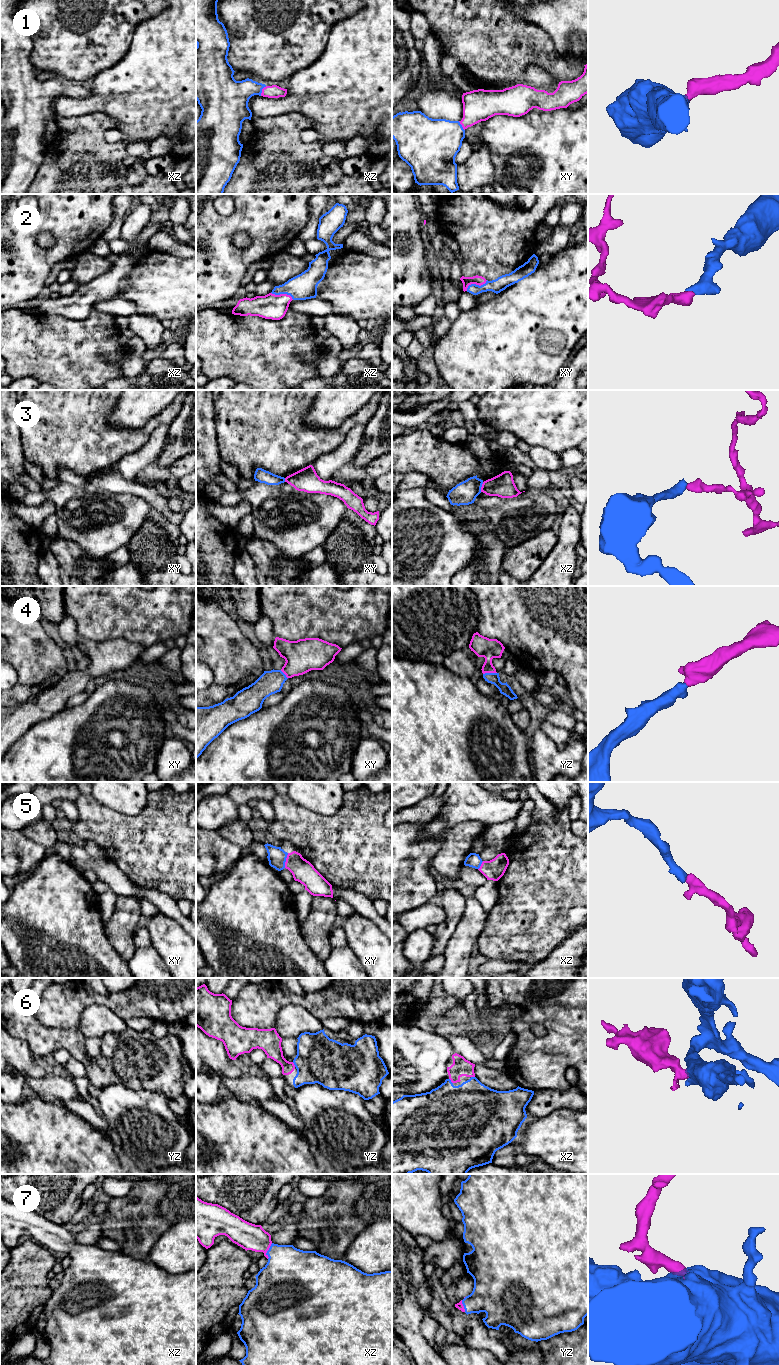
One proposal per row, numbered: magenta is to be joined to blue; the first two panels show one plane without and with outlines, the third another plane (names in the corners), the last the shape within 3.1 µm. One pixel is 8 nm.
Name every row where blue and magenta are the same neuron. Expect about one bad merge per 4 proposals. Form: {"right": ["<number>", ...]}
{"right": ["1", "2", "4", "5", "6", "7"]}

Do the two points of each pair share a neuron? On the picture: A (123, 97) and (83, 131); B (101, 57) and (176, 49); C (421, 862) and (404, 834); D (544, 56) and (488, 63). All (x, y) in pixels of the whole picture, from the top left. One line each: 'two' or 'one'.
A: two
B: two
C: one
D: one

